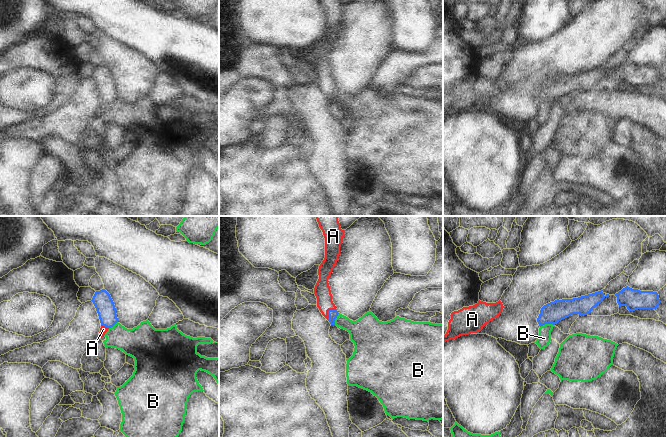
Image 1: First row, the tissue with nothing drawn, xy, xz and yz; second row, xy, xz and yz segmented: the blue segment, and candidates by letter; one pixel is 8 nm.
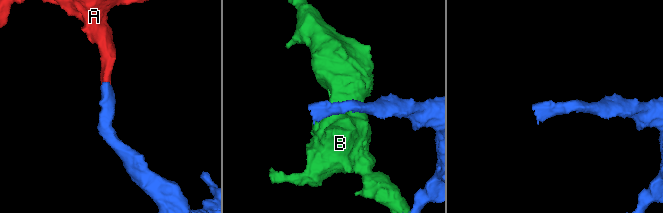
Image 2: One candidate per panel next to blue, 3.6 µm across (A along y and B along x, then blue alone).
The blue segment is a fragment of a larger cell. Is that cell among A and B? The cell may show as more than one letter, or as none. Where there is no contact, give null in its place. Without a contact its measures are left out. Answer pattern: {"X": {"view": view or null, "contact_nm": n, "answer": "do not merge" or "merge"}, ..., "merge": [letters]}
{"A": {"view": "xz", "contact_nm": 120, "answer": "merge"}, "B": {"view": "yz", "contact_nm": 110, "answer": "do not merge"}, "merge": ["A"]}

